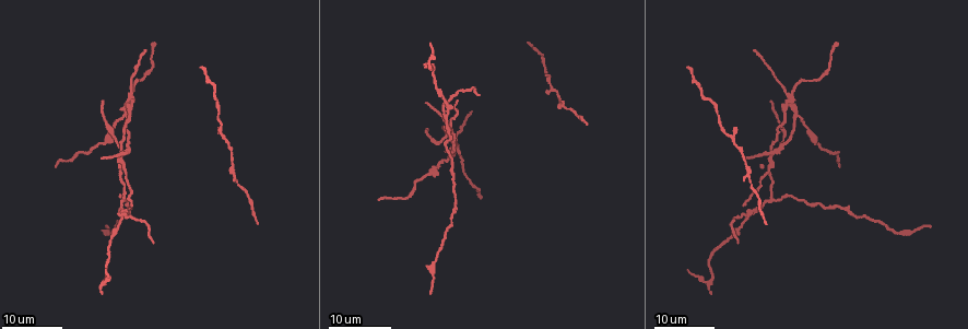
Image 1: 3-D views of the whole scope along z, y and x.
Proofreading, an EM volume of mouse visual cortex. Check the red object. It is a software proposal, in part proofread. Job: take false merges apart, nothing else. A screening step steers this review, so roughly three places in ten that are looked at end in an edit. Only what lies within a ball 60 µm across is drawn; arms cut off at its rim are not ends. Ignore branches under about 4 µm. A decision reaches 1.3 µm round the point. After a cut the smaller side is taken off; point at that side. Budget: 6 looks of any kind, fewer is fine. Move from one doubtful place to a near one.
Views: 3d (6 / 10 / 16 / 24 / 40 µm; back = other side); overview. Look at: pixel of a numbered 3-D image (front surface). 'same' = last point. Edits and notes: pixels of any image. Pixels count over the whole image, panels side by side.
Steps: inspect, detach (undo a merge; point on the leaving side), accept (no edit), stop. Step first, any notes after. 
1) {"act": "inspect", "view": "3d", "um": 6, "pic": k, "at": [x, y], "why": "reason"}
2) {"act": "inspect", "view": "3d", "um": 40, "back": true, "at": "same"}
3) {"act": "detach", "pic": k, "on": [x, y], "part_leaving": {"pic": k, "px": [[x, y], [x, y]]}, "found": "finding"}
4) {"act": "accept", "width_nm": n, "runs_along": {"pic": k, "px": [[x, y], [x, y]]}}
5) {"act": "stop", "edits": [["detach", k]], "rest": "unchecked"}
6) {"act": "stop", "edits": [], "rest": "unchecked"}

{"act": "inspect", "view": "3d", "um": 24, "pic": 1, "at": [551, 83], "why": "three arms meet"}

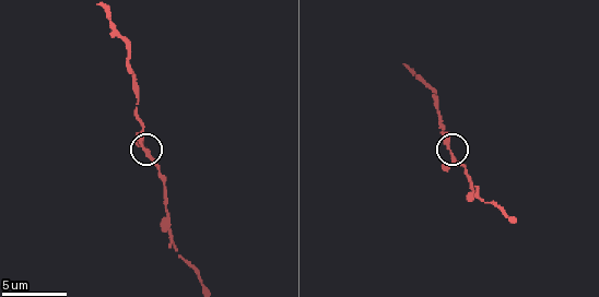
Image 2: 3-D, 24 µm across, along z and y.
{"act": "inspect", "view": "3d", "um": 10, "pic": 2, "at": [451, 151], "why": "closer look"}

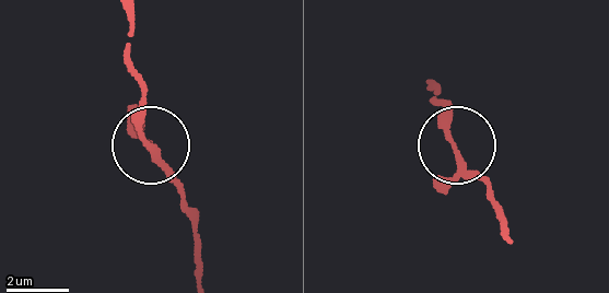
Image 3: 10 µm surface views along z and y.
{"act": "accept", "width_nm": 150, "found": "all the same cell"}

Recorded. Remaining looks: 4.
{"act": "inspect", "view": "3d", "um": 16, "pic": 1, "at": [446, 130], "why": "a fork"}

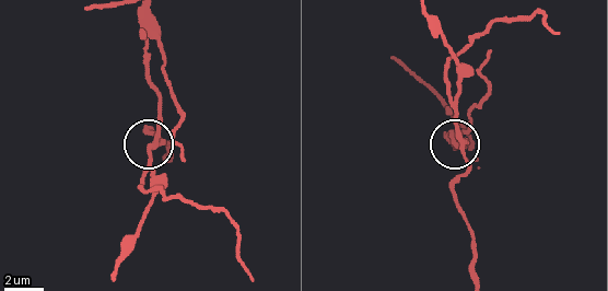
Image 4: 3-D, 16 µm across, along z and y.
{"act": "inspect", "view": "3d", "um": 6, "pic": 4, "at": [157, 142]}

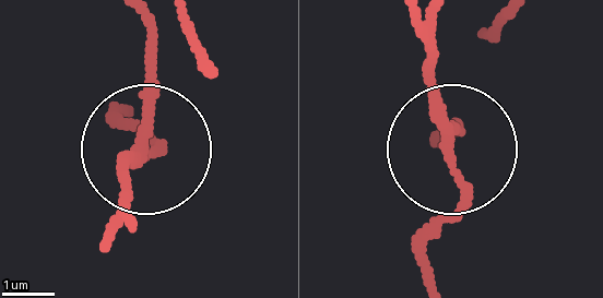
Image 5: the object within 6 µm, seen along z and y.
{"act": "accept", "width_nm": 210, "runs_along": {"pic": 5, "px": [[146, 26], [155, 118], [129, 157], [129, 204]]}, "found": "continuous, no second cell"}

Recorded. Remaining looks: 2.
{"act": "stop", "edits": [], "rest": "unchecked"}

